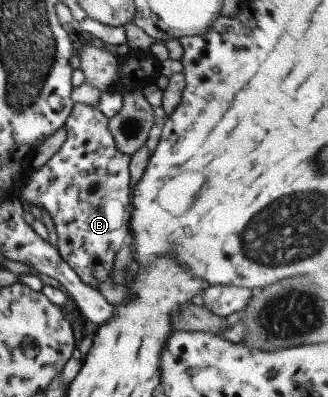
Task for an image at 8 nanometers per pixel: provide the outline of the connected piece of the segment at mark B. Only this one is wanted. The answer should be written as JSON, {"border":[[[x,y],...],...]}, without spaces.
{"border":[[[73,103],[71,111],[64,121],[66,138],[41,167],[29,175],[27,185],[19,197],[26,203],[41,206],[51,218],[59,257],[89,287],[94,287],[104,279],[111,277],[112,263],[119,248],[129,236],[128,221],[131,213],[129,168],[130,155],[120,152],[114,145],[114,139],[108,130],[108,118],[96,106],[86,103]]]}

